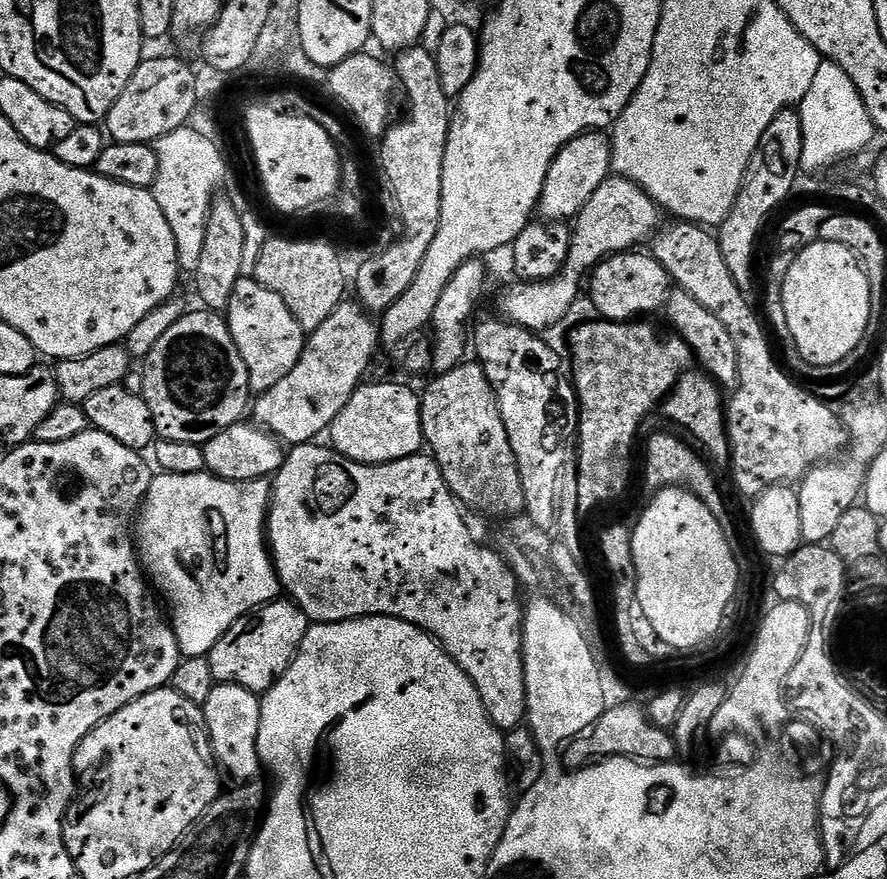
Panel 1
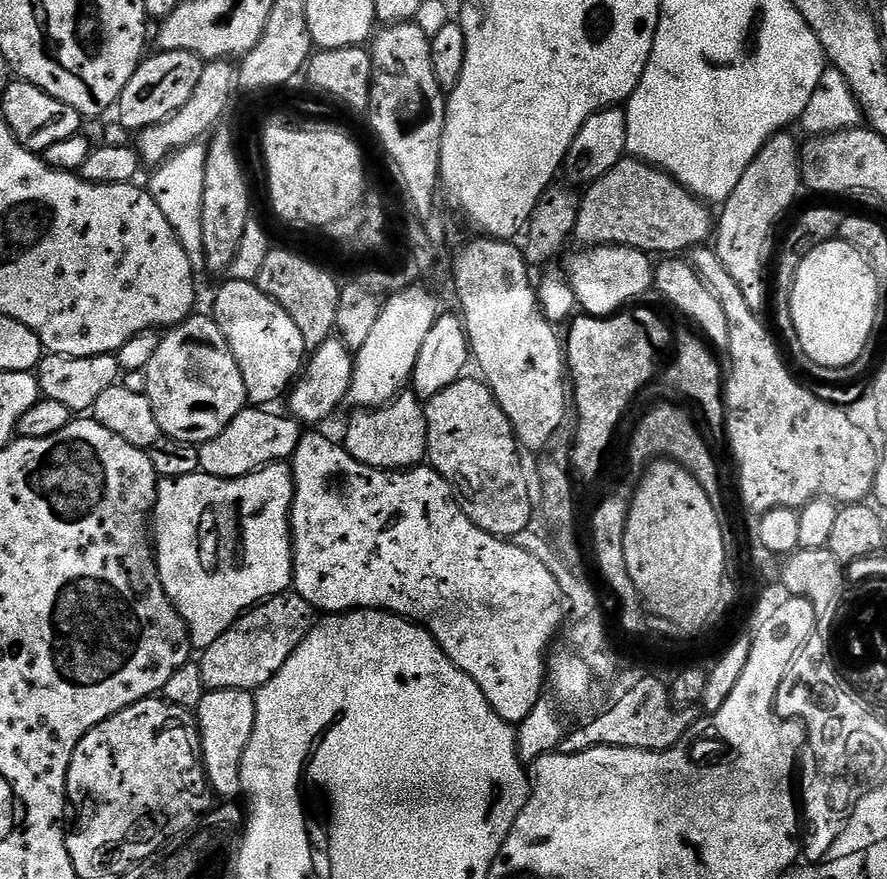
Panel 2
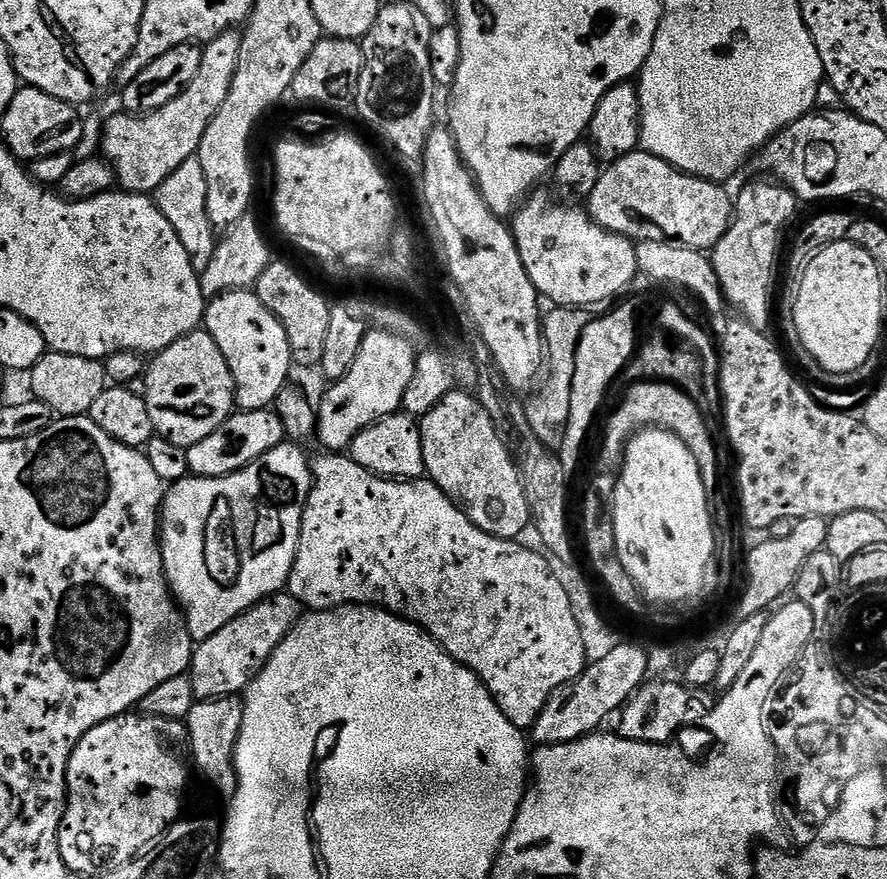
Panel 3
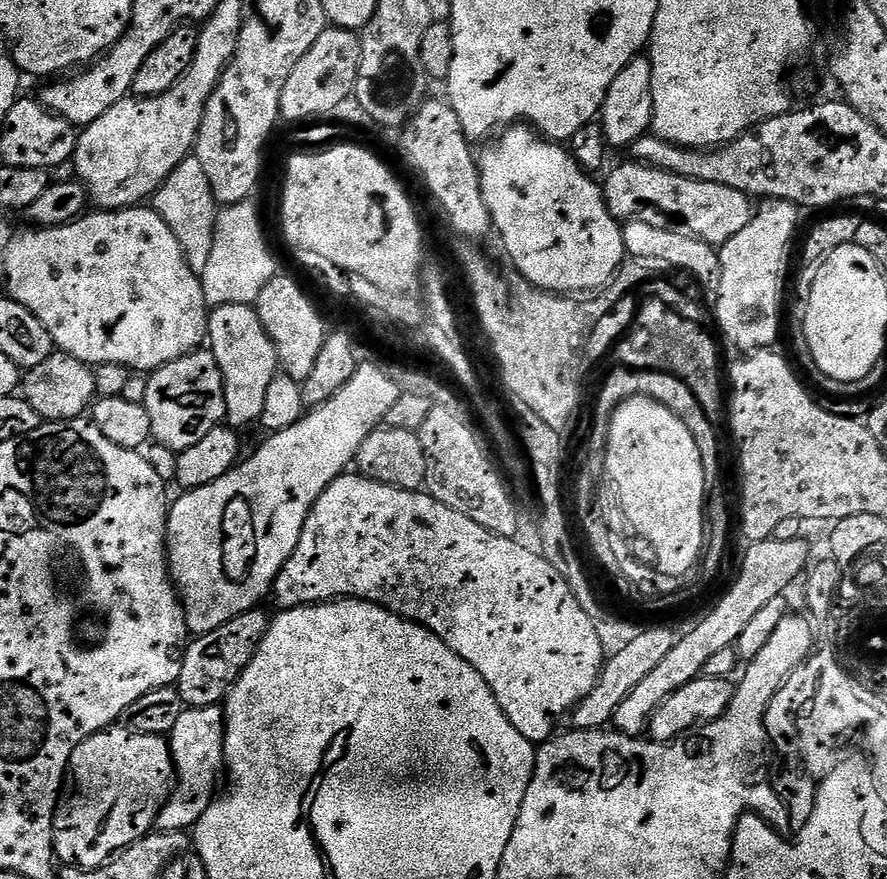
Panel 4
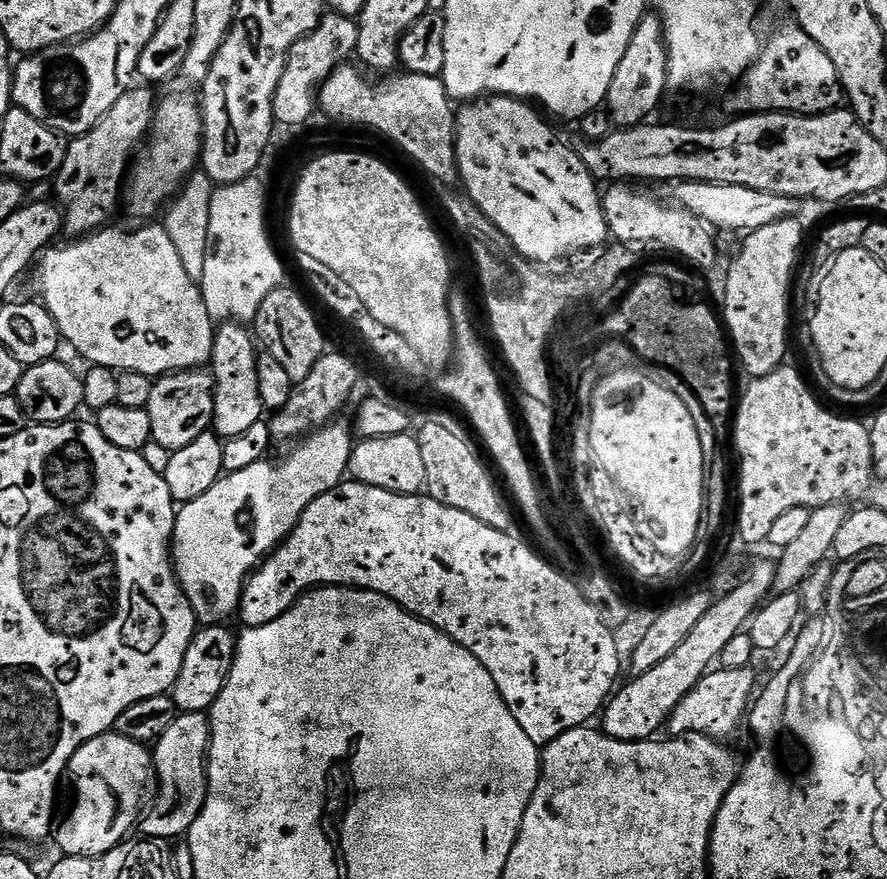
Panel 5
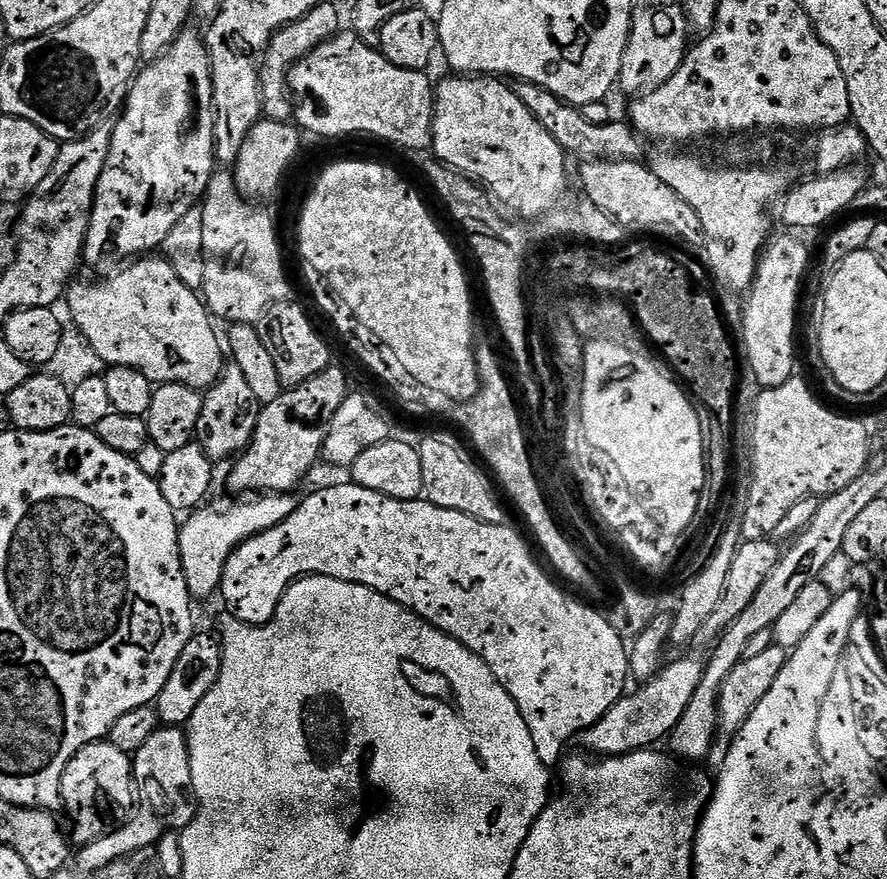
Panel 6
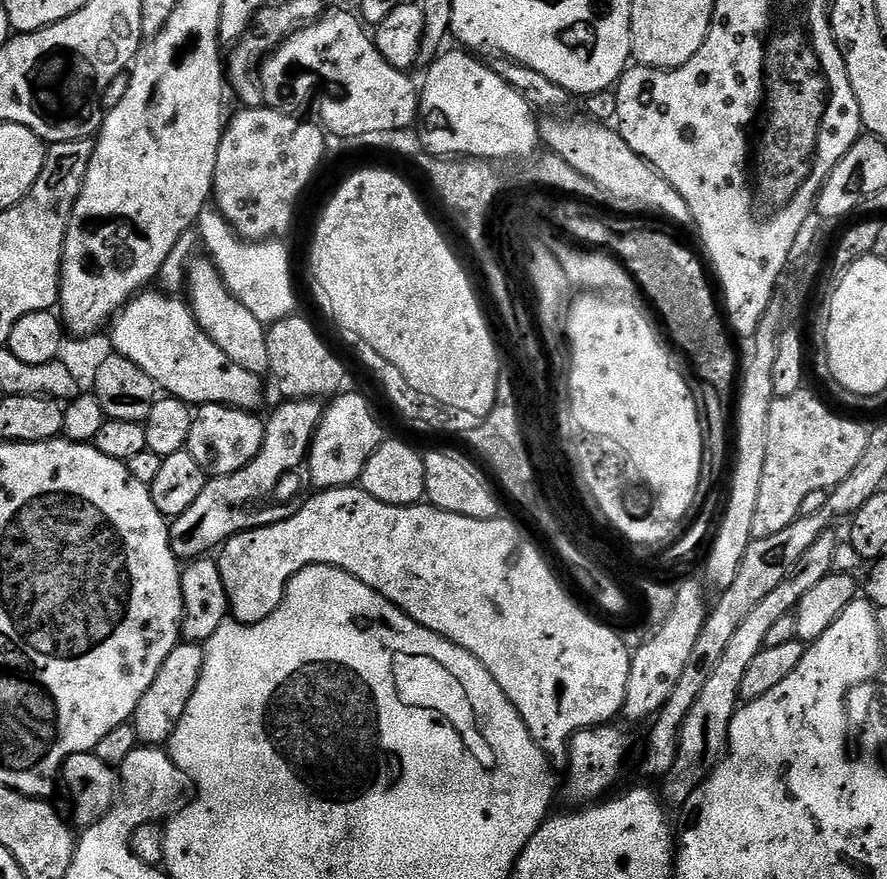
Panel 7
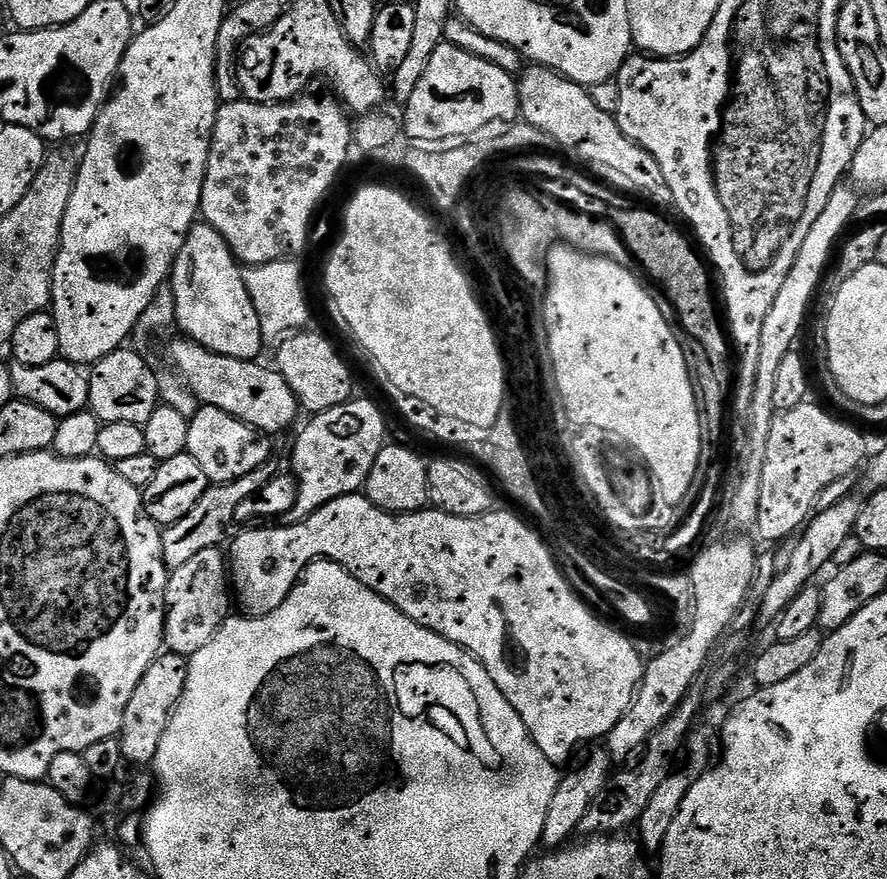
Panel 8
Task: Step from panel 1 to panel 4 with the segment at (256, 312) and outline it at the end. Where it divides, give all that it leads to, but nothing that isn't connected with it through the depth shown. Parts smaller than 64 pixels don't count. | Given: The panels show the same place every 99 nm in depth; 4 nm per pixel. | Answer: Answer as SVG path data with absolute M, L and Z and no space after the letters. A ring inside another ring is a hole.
M227 304L212 308L208 313L207 347L214 354L214 362L218 362L218 370L222 370L227 423L237 430L244 430L247 424L255 425L262 414L262 406L266 406L266 390L270 382L278 374L280 359L276 353L270 334L266 334L266 326L262 326L262 318L258 318L255 307L250 304Z

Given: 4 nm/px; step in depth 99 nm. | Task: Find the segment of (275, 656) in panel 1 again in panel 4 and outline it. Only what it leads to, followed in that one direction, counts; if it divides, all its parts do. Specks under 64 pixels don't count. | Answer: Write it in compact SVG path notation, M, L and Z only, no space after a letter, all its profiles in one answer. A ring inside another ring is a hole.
M257 606L238 614L238 618L230 618L218 630L210 630L206 634L196 636L184 652L182 674L178 687L185 705L189 708L205 708L220 704L236 683L236 679L246 670L246 666L254 658L256 647L266 634L270 623L269 613L263 612L263 607Z

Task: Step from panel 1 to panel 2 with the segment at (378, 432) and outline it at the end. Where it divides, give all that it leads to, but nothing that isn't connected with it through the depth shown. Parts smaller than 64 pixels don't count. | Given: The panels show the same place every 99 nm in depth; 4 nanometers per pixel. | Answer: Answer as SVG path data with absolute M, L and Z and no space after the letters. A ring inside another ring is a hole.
M411 390L400 393L382 408L360 410L348 424L342 443L358 462L371 468L407 470L423 465L428 455L424 404Z

